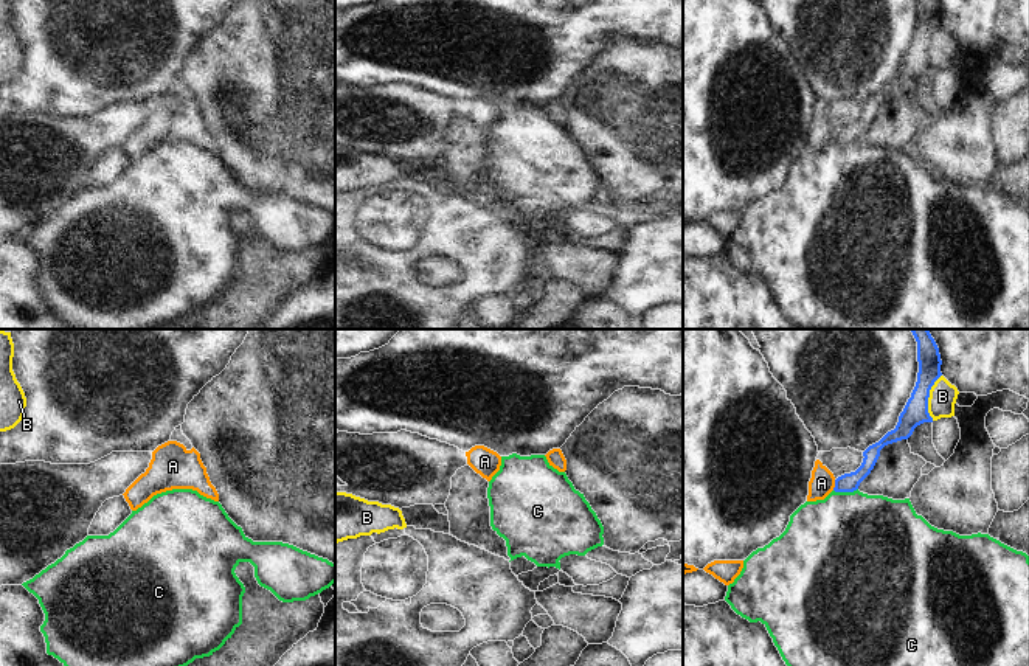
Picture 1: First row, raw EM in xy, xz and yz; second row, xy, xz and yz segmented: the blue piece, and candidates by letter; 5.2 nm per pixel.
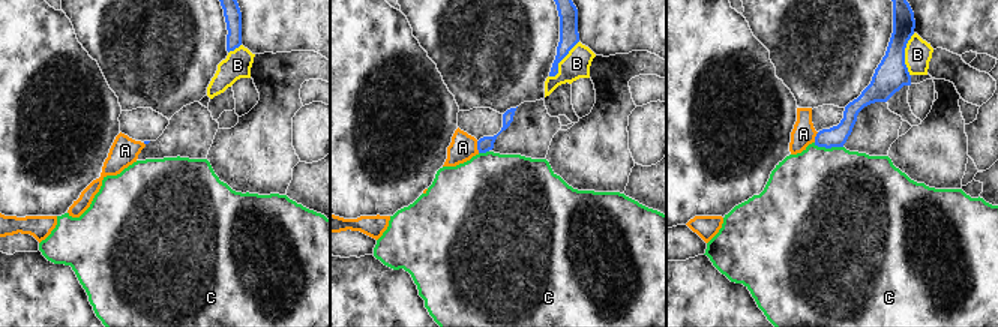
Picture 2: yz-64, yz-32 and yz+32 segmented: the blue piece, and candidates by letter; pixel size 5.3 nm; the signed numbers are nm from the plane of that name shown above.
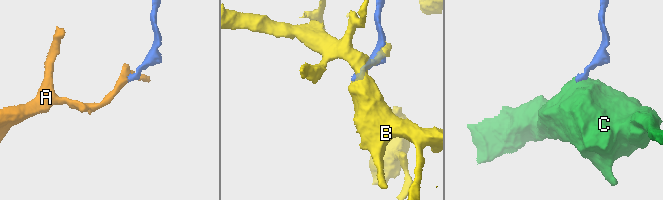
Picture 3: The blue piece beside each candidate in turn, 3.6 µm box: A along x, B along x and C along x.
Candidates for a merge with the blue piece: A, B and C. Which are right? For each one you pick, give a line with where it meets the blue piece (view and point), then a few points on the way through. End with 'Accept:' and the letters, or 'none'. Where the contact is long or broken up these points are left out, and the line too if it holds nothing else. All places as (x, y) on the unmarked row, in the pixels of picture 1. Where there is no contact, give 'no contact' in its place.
A: meets blue in yz at (835, 137); runs through yz (849, 134), (835, 137), (821, 135)
Accept: A

